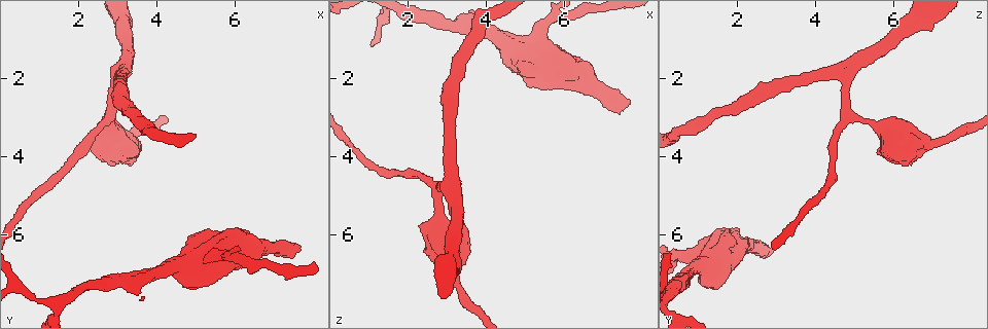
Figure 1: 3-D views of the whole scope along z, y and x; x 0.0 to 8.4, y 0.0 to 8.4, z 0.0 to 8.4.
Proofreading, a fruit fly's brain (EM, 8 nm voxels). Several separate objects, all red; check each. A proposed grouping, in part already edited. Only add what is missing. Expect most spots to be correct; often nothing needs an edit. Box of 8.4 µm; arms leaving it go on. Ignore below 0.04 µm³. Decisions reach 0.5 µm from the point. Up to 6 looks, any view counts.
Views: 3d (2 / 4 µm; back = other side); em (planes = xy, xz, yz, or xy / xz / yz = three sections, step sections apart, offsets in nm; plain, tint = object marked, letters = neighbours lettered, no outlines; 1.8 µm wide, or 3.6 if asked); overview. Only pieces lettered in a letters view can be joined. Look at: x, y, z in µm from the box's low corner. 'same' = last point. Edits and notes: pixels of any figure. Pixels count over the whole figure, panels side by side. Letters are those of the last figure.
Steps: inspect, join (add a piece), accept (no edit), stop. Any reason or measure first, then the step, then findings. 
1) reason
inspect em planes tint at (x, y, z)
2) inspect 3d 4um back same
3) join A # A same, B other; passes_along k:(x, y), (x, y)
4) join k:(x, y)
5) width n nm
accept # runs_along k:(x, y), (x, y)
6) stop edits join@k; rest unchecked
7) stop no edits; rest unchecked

two arms in line, one across
inspect em 3.6um planes letters at (5.35, 6.50, 0.75)

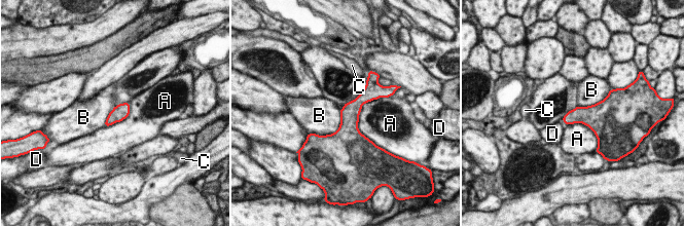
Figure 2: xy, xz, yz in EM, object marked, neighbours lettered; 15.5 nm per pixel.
accept # A other, B other, C other, D other; runs_along 2:(366, 91), (350, 112), (345, 142); no lettered piece goes on from it

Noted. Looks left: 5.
an open end
inspect em 3.6um planes letters at (7.70, 6.35, 2.70)

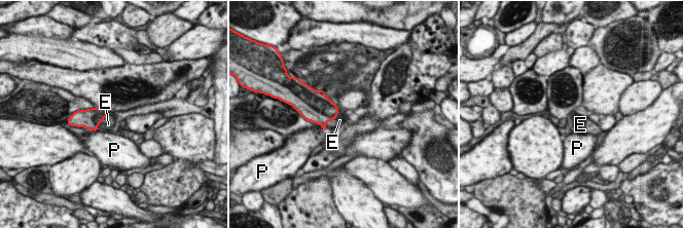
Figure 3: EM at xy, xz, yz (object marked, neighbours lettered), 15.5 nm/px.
join E # E same, P other; passes_along 3:(319, 109), (330, 120), (339, 120); it goes on there

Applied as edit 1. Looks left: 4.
inspect overview

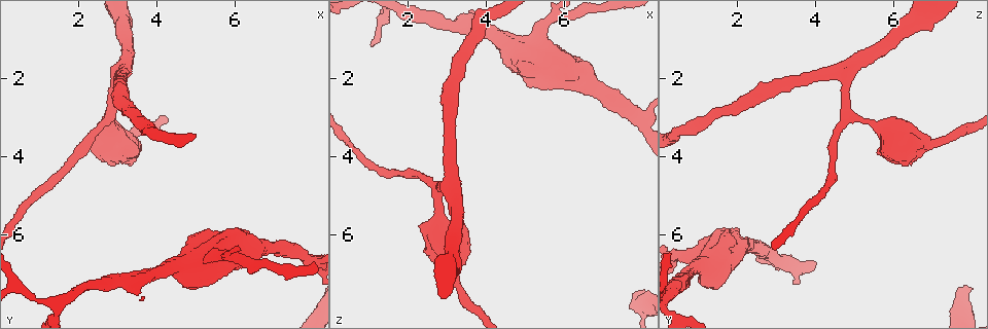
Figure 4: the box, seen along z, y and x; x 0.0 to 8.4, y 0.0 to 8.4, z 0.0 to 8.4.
side arm on a straight run
inspect em yz step 16 tint at (3.05, 1.90, 4.65)

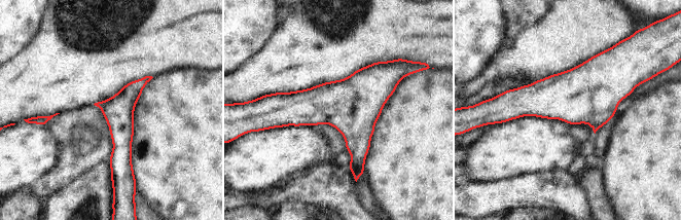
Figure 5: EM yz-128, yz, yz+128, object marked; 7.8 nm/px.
inspect em planes tint same

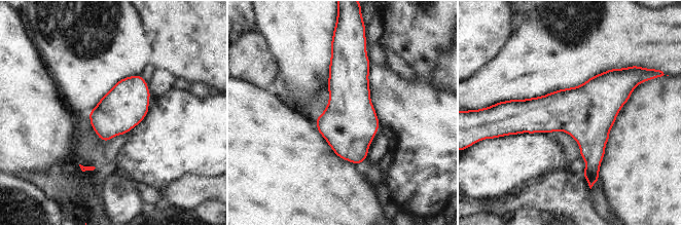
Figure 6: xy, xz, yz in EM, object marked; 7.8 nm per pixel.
what lies round it
inspect em planes letters same

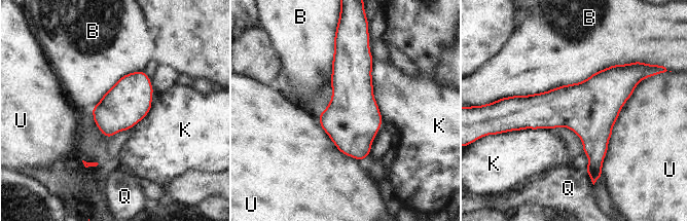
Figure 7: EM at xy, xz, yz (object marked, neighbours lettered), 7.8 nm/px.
width 360 nm
accept # B other, K other, Q other, U other; no lettered piece goes on from it

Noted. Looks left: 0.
stop edits join@3; rest unchecked

